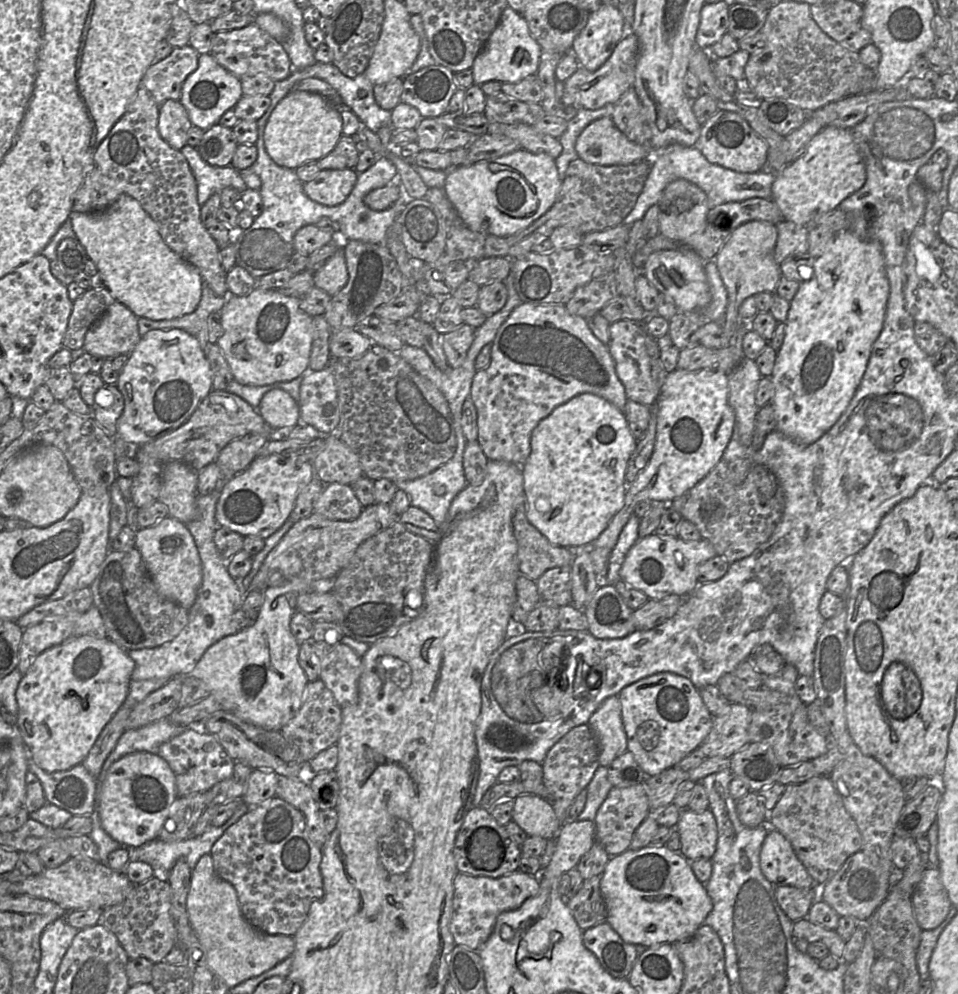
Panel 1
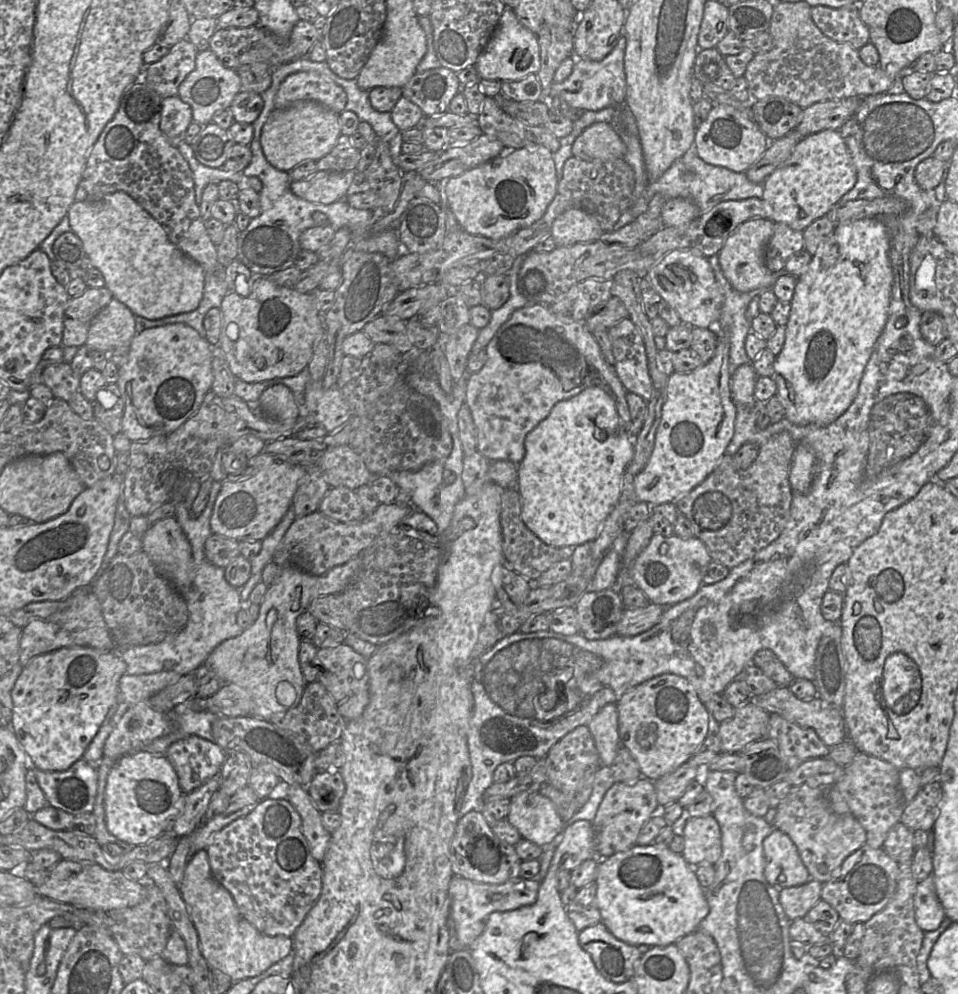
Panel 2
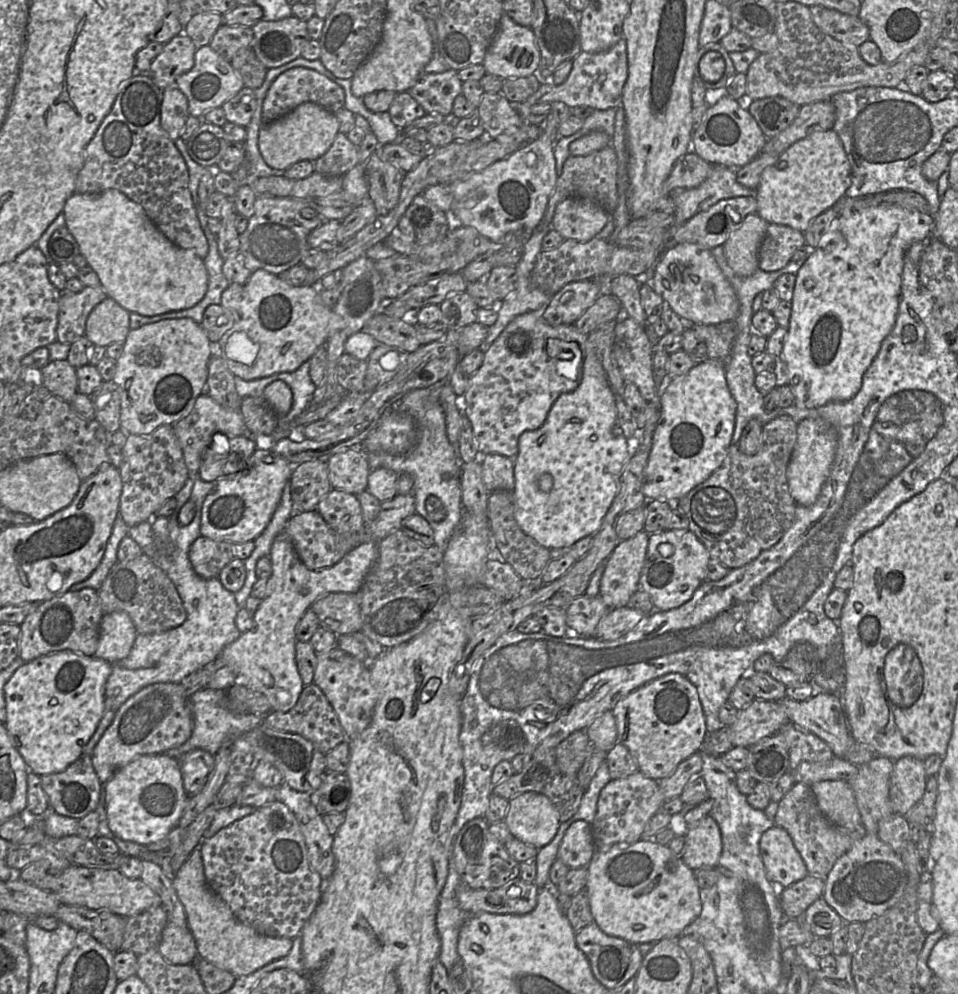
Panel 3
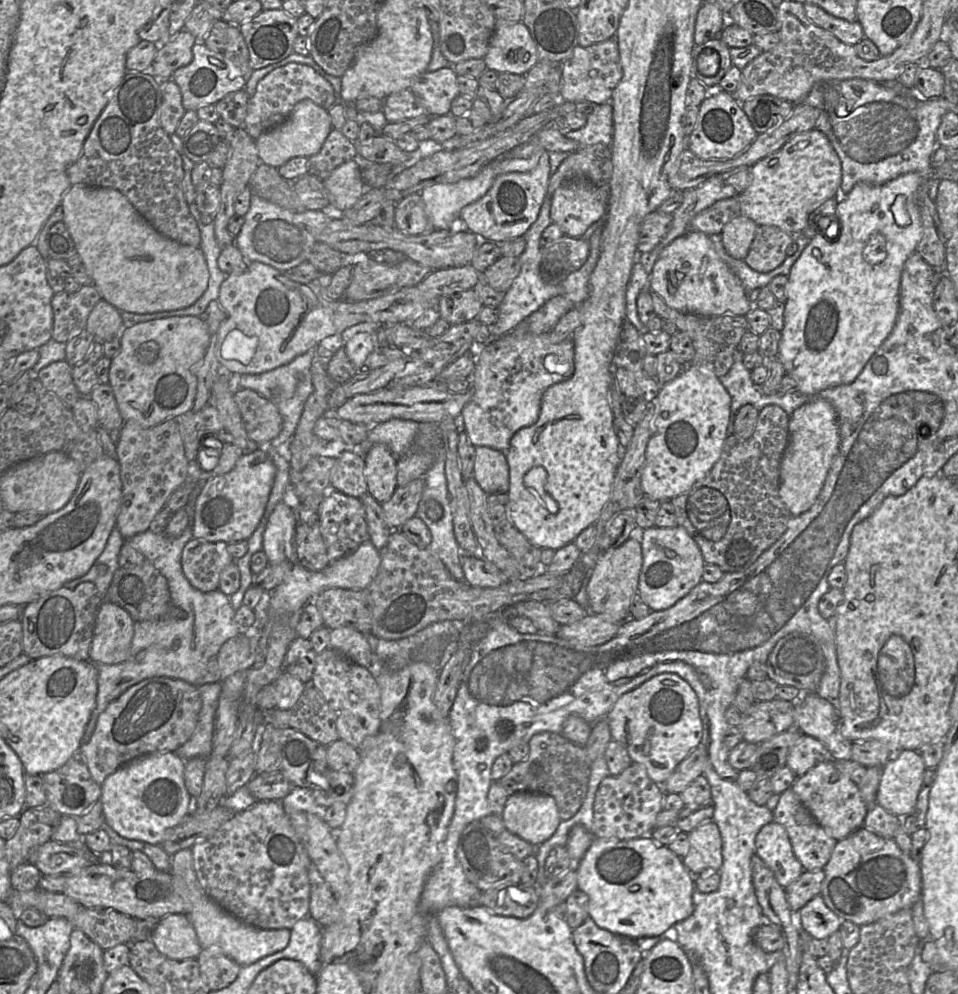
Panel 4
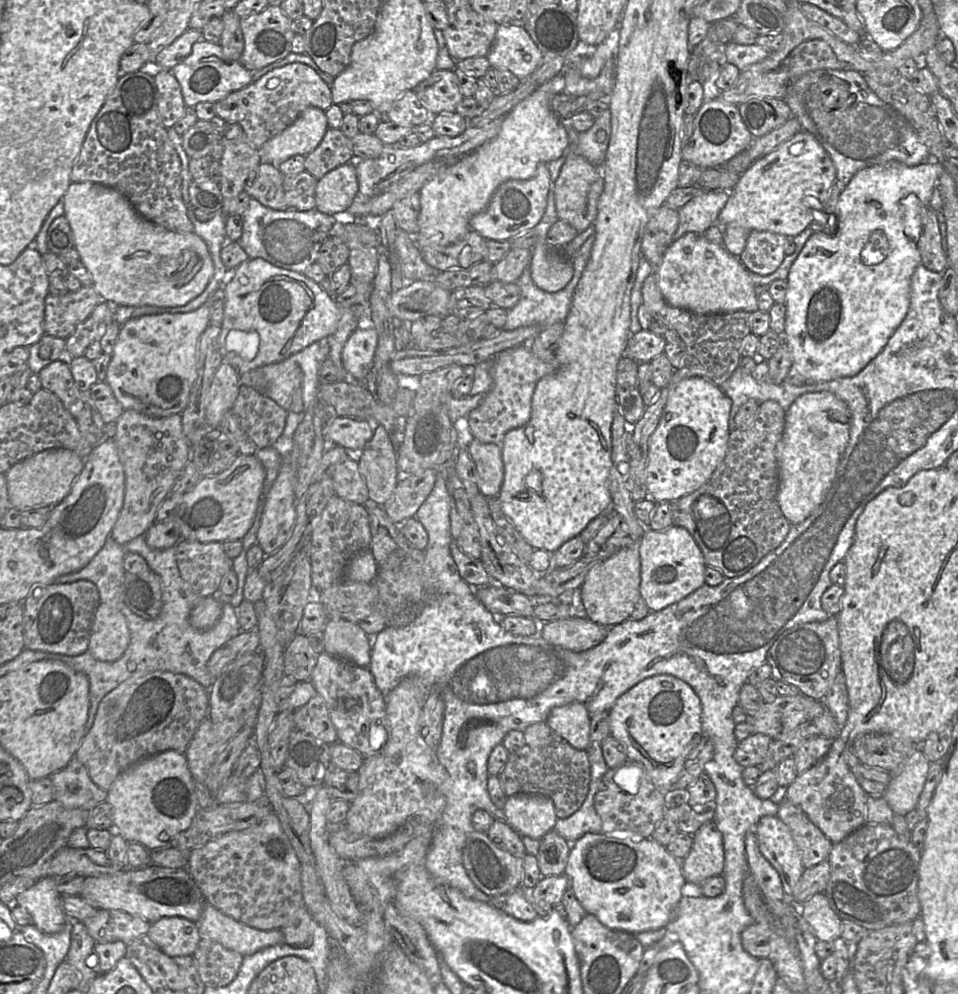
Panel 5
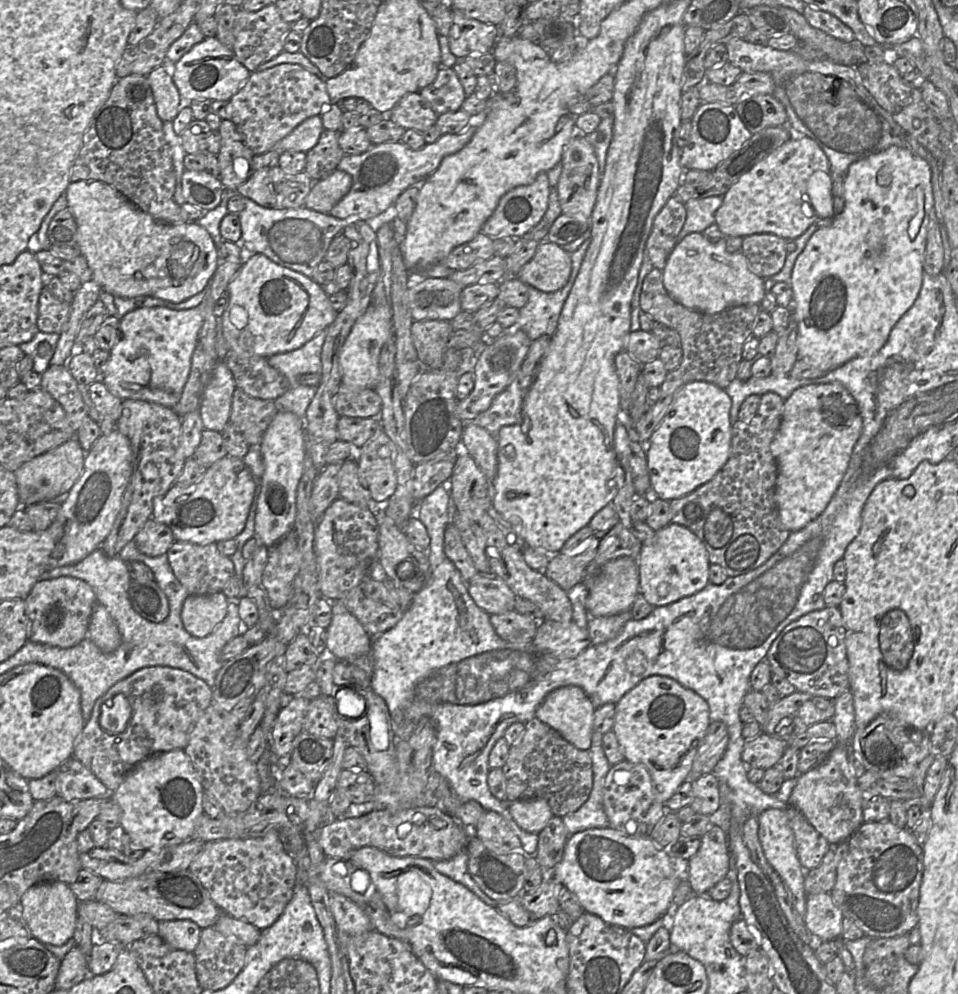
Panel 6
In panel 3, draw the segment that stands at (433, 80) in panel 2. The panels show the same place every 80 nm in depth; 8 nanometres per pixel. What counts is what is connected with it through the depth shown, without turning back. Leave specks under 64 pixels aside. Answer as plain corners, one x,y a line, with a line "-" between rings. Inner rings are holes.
454,69
440,73
424,73
407,92
423,107
426,114
452,114
455,98
459,96
462,81

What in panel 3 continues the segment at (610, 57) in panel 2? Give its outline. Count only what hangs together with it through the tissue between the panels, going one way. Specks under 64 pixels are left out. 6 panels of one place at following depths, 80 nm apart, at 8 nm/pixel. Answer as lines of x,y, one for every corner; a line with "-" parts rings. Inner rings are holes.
624,37
604,52
581,51
572,62
571,72
562,84
542,83
524,105
532,107
541,103
564,102
569,107
588,106
594,110
617,109
622,105
622,91
628,77
627,46

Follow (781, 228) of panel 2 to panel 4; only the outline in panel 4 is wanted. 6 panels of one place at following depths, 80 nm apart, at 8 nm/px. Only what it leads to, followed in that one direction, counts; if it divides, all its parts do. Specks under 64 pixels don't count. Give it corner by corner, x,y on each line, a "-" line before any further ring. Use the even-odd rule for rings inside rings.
758,226
755,237
745,257
745,263
753,270
768,273
779,267
787,258
787,248
795,242
794,235
785,232
776,226

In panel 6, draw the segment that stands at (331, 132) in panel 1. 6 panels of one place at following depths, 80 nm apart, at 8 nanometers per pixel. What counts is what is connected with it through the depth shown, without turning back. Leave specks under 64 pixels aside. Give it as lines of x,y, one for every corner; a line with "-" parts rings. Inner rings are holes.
320,115
309,117
286,137
278,141
272,149
278,153
285,151
306,153
317,144
323,130
324,127

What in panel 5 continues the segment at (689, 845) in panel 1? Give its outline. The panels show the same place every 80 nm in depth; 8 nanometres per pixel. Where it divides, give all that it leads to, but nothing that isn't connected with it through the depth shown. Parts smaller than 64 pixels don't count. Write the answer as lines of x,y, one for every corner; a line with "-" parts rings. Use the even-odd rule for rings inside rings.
714,821
704,824
693,834
691,850
681,863
686,881
695,885
723,874
723,836

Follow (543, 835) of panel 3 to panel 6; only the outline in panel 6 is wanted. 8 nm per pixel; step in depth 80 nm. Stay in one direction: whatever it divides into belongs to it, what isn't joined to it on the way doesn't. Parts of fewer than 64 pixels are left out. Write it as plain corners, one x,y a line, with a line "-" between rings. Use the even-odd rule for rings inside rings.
522,799
510,802
510,813
523,830
539,834
554,816
549,804
543,799

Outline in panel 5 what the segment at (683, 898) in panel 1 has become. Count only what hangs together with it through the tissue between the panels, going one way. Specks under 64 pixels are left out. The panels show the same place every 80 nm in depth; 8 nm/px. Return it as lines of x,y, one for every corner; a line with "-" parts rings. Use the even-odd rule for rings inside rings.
587,833
583,835
571,845
564,875
569,878
569,888
574,892
577,900
588,914
594,915
609,929
620,930
631,934
666,927
673,919
673,911
682,898
682,888
687,882
682,871
681,861
673,857
663,845
654,841
652,838
636,838
624,834

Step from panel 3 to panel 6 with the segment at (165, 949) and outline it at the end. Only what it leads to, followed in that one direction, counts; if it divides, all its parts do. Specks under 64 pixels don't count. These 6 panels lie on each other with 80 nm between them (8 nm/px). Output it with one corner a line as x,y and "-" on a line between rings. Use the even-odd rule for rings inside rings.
191,920
159,921
158,936
177,950
193,953
202,929

